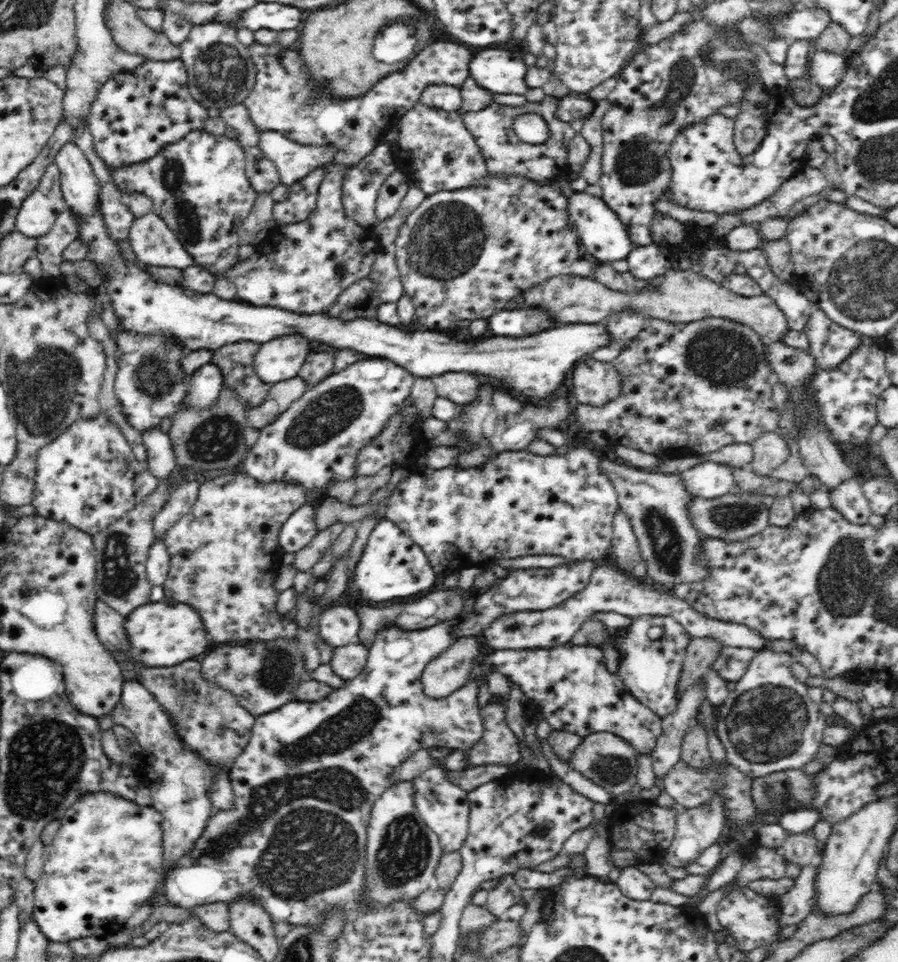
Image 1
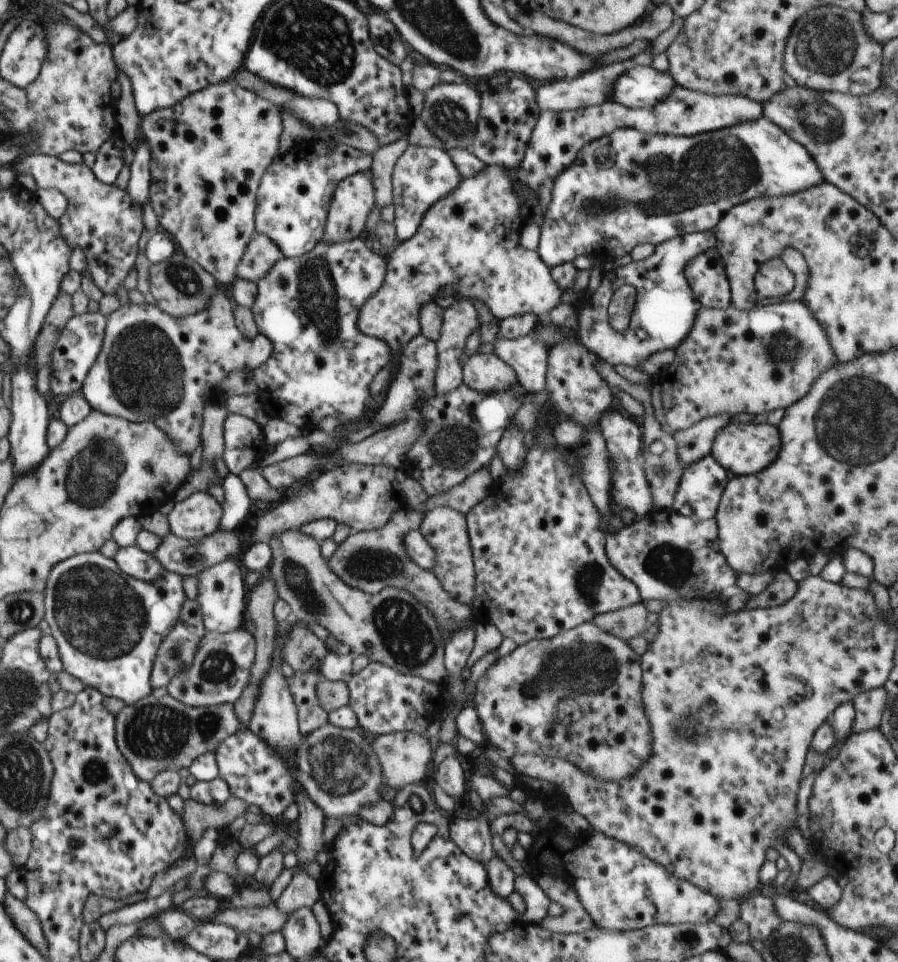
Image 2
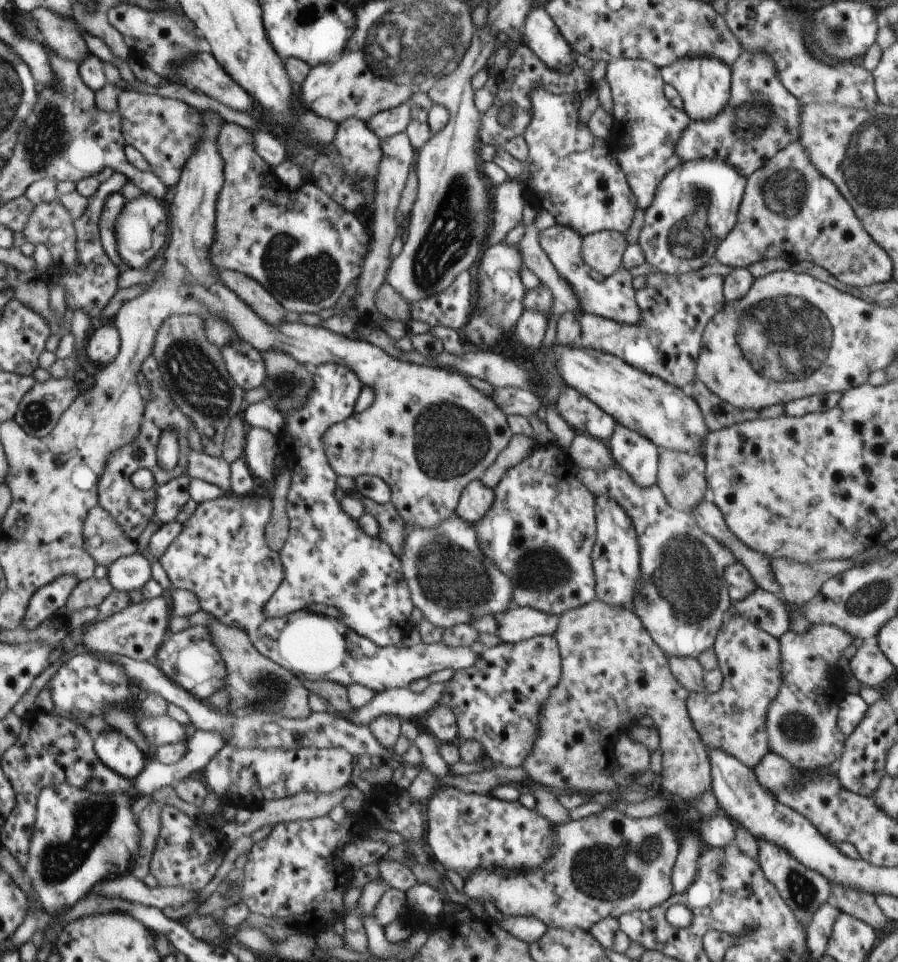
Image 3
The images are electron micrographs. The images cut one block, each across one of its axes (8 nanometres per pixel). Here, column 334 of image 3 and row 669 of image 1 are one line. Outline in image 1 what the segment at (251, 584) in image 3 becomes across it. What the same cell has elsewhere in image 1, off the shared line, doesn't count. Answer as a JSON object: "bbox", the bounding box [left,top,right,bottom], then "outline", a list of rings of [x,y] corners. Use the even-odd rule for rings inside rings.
{"bbox":[604,616,691,718],"outline":[[[640,616],[632,619],[632,624],[626,630],[627,634],[622,637],[611,631],[609,638],[604,640],[604,643],[610,641],[611,635],[612,639],[616,639],[621,654],[616,672],[618,677],[624,681],[634,698],[652,709],[660,718],[674,714],[681,698],[678,695],[678,680],[691,636],[670,616]]]}

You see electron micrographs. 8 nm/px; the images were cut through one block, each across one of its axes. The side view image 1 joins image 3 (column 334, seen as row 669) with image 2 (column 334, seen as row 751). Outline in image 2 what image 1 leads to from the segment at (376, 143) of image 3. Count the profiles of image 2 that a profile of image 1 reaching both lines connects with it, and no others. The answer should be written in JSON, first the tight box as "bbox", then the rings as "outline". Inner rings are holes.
{"bbox":[324,173,375,242],"outline":[[[364,173],[348,176],[336,186],[334,198],[328,209],[328,218],[326,226],[324,226],[324,242],[342,242],[342,240],[354,240],[362,234],[362,230],[366,227],[368,214],[375,206],[375,190],[372,182],[364,175]]]}

